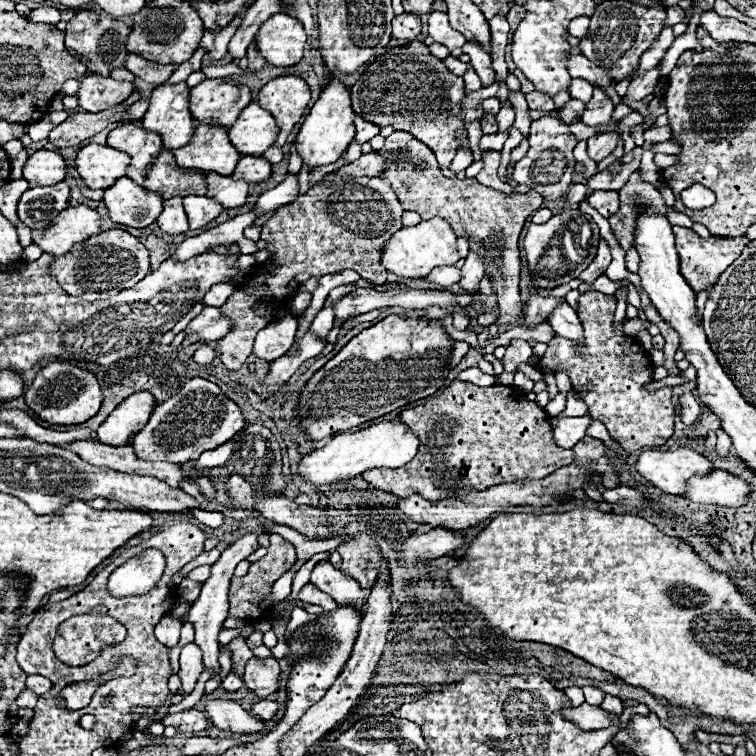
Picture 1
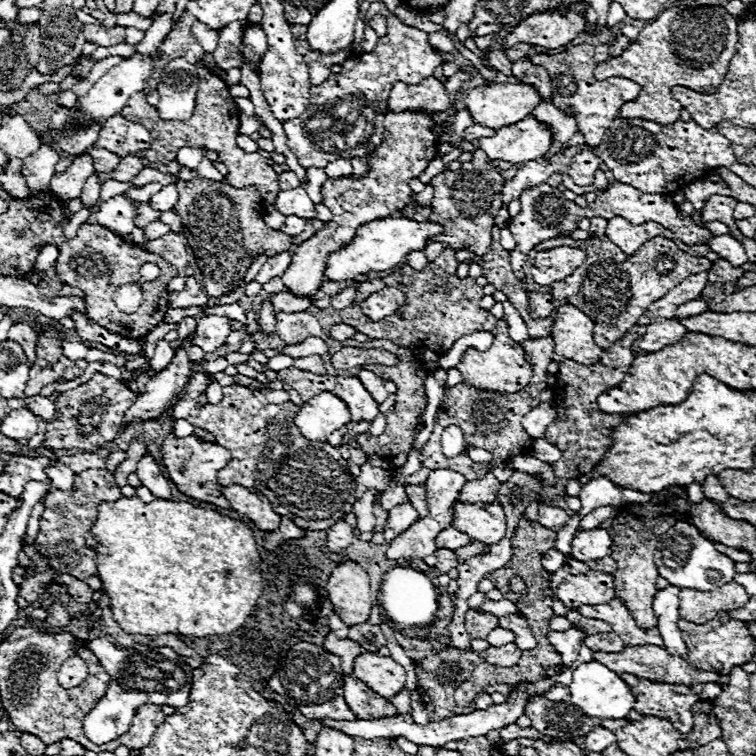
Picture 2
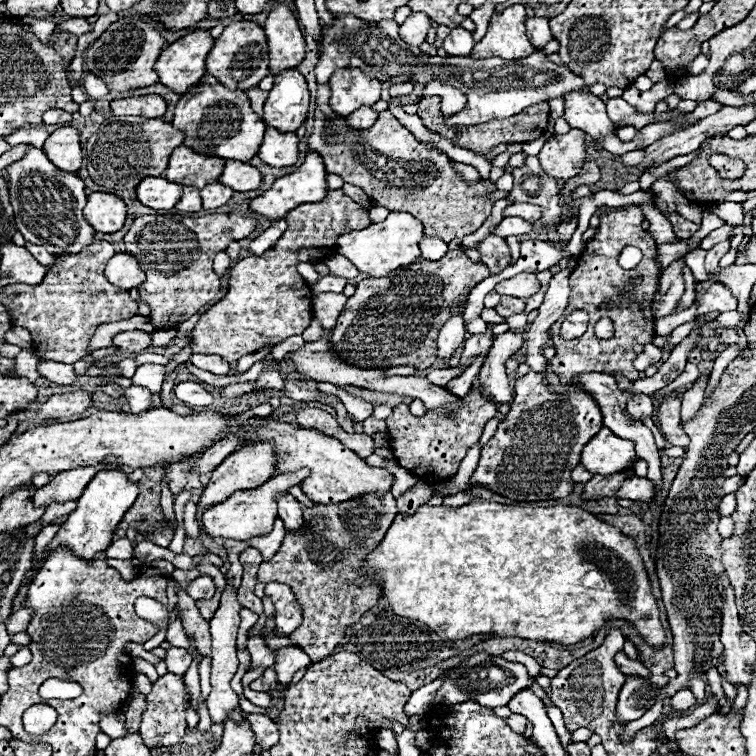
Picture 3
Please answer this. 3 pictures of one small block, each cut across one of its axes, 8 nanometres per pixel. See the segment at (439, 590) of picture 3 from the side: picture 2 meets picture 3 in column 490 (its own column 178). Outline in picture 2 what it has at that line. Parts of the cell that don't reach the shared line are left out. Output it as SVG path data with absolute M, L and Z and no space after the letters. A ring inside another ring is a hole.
M138 496L134 498L120 498L116 502L106 502L98 508L98 518L86 536L86 546L92 546L98 550L98 578L102 580L102 588L110 598L110 608L120 624L122 630L128 634L144 634L144 636L160 636L160 634L182 634L190 638L198 636L218 636L218 634L232 634L234 630L242 628L252 610L256 608L256 600L262 594L262 576L260 576L260 552L258 544L254 540L254 534L250 526L242 520L234 520L228 516L218 514L216 510L196 508L188 502L174 502L174 500L154 500L150 504L144 504Z

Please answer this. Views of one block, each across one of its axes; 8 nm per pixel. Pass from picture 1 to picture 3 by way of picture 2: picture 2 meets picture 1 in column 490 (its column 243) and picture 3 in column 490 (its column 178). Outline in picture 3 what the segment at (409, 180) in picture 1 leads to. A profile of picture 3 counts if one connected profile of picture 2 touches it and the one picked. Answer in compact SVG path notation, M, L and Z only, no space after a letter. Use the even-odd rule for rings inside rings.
M316 108L314 116L314 128L310 134L310 150L316 150L324 158L324 166L330 174L342 176L344 182L354 184L362 188L376 206L386 206L390 212L410 212L424 224L424 234L430 238L440 238L444 242L450 242L454 238L464 238L466 234L474 234L492 214L494 200L490 200L490 194L496 192L496 184L490 180L478 180L468 184L458 170L454 170L452 160L424 144L420 144L414 134L404 128L398 118L392 112L382 112L376 124L368 130L354 130L346 126L346 118L334 112L332 118L326 118L320 108Z

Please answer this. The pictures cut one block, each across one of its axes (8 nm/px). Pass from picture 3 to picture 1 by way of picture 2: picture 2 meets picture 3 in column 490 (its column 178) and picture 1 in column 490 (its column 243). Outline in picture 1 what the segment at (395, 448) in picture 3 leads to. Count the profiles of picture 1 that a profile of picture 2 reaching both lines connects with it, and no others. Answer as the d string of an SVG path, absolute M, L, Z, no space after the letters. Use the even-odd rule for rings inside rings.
M455 380L438 398L404 410L398 420L418 436L418 454L402 468L368 470L362 472L362 478L370 486L400 498L420 494L426 500L440 500L470 490L486 490L502 482L546 478L574 460L572 450L554 444L544 408L528 400L520 388L480 388ZM442 486L452 492L442 492Z

